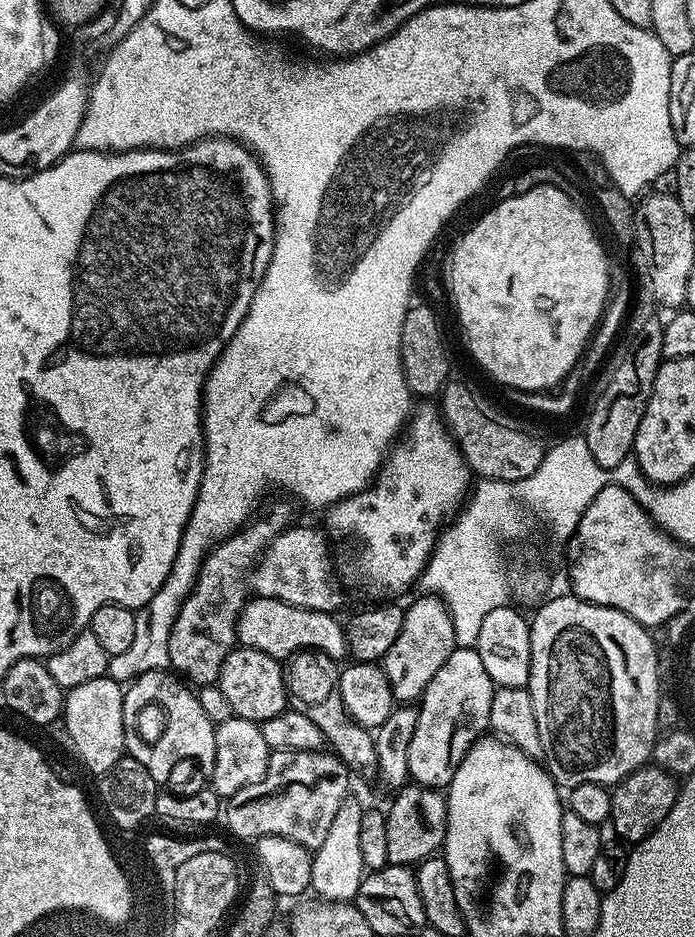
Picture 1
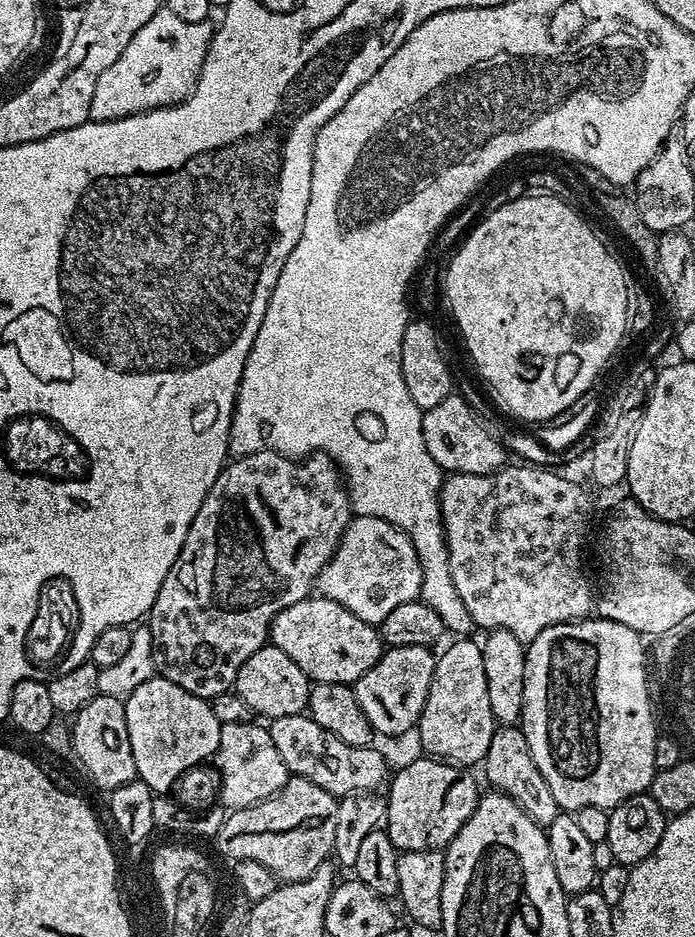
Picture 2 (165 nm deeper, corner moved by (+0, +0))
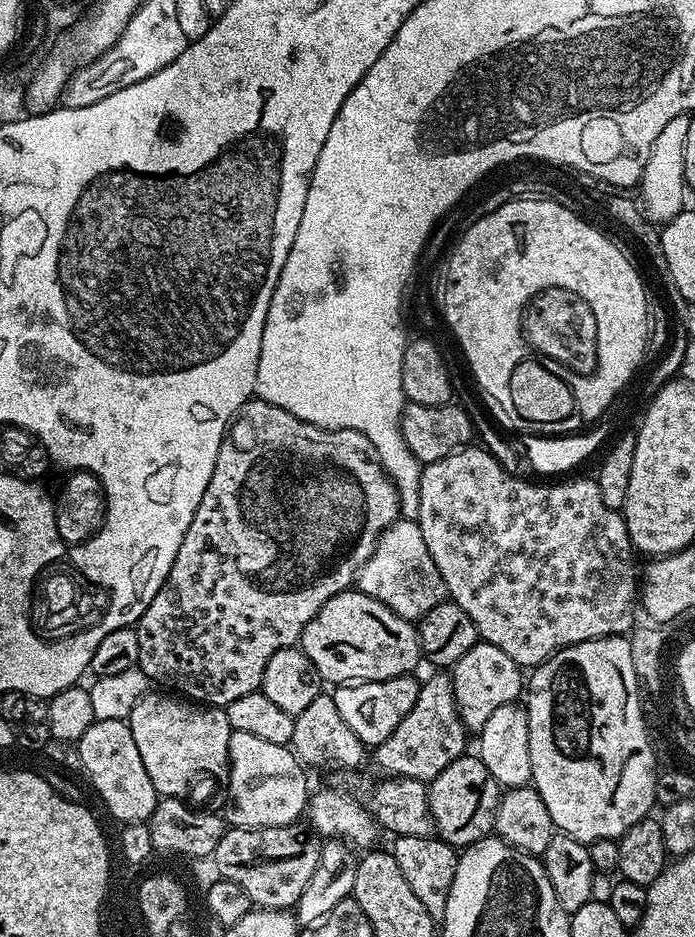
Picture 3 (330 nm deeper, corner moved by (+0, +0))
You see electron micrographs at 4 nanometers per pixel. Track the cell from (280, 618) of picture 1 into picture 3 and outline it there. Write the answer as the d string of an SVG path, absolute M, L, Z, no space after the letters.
M349 590L334 594L334 598L306 622L298 647L314 662L321 681L328 683L329 680L332 686L389 680L417 671L416 663L421 663L422 653L416 629L413 621L394 614L390 606L382 606L382 602L359 590Z

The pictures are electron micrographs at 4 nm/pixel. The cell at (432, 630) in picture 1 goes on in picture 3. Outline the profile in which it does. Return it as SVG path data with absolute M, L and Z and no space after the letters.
M415 675L395 676L389 680L366 680L355 684L339 685L331 693L334 706L338 706L338 714L342 714L342 722L358 734L358 738L365 746L375 746L386 742L390 734L410 714L414 702L418 700L421 681L415 680Z

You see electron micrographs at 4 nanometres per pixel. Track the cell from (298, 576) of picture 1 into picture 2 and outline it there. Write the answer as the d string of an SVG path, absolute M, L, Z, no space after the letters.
M353 515L340 545L330 562L318 574L314 588L319 595L346 606L350 614L358 614L362 622L377 626L398 606L420 599L422 562L414 550L414 542L390 522L373 516Z

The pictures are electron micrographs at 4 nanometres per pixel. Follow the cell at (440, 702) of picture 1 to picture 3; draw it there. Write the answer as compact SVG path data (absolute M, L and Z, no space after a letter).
M478 642L458 658L458 662L450 669L452 693L456 699L456 709L465 729L469 733L478 734L486 722L490 722L490 714L498 710L498 706L506 706L519 701L522 696L522 669L508 657L498 646Z

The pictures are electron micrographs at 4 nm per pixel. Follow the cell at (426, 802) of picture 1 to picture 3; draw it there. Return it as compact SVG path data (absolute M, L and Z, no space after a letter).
M479 755L458 757L428 784L428 809L435 835L457 850L469 848L474 842L493 835L501 795L500 785L488 773Z

